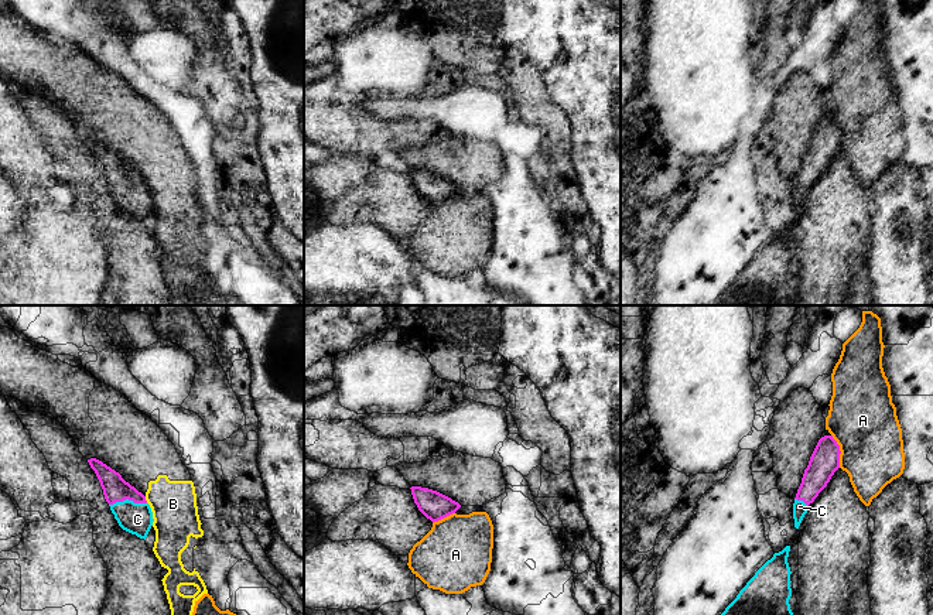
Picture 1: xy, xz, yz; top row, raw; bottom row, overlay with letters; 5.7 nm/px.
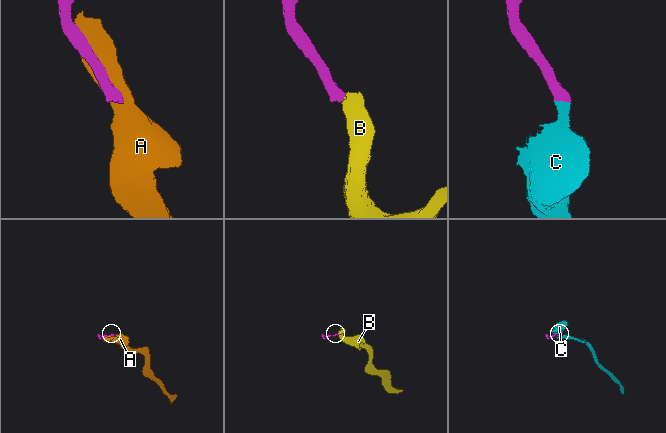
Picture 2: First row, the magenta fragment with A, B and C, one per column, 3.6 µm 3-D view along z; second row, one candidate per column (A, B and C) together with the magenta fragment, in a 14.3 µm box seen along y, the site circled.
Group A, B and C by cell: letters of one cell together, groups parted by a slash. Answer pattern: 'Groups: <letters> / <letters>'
Groups: A / B / C

